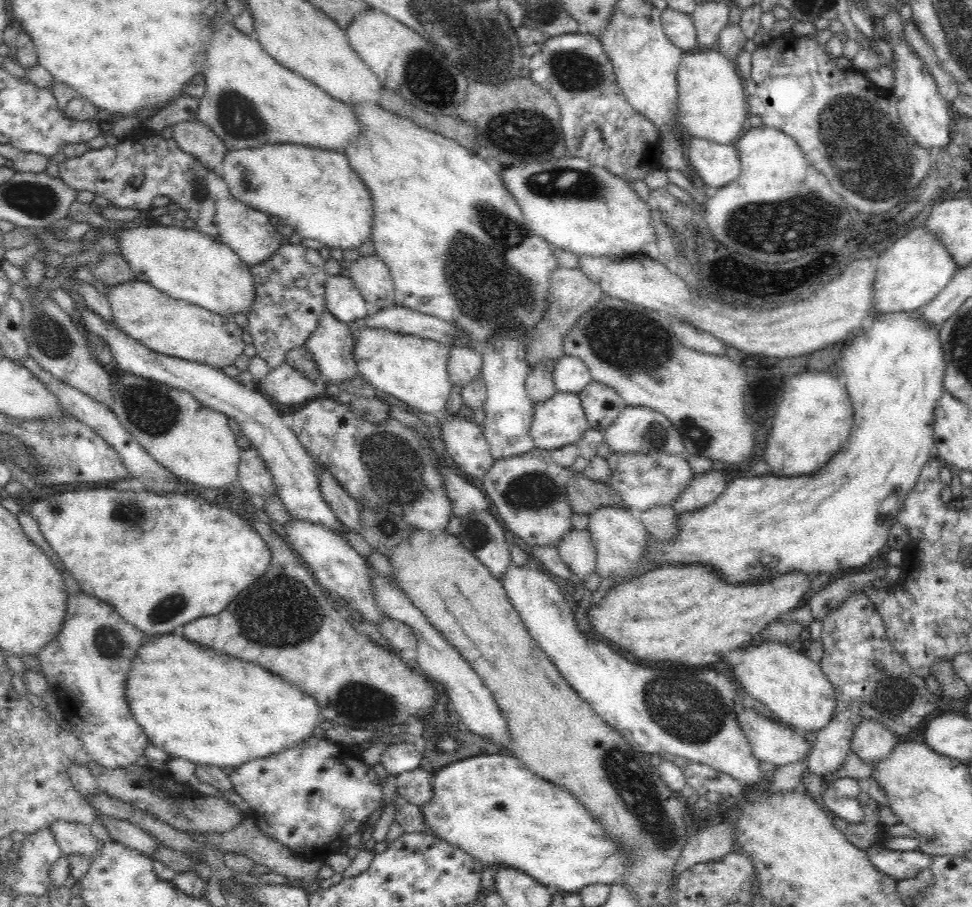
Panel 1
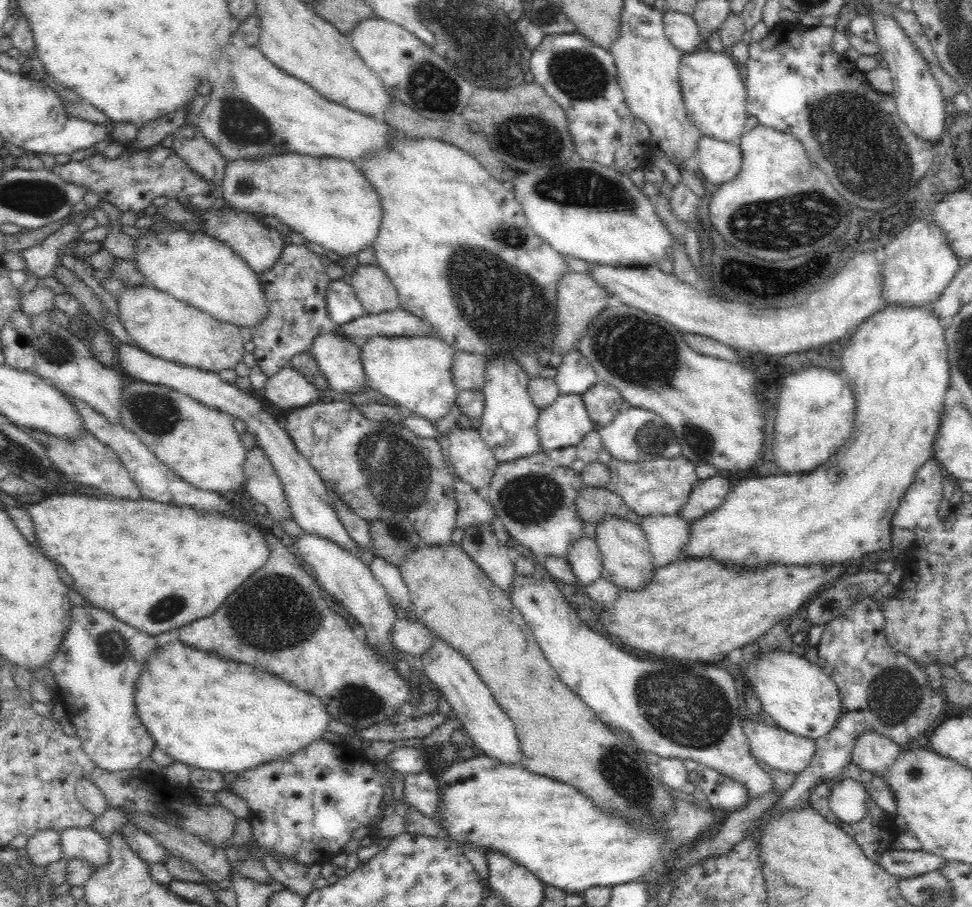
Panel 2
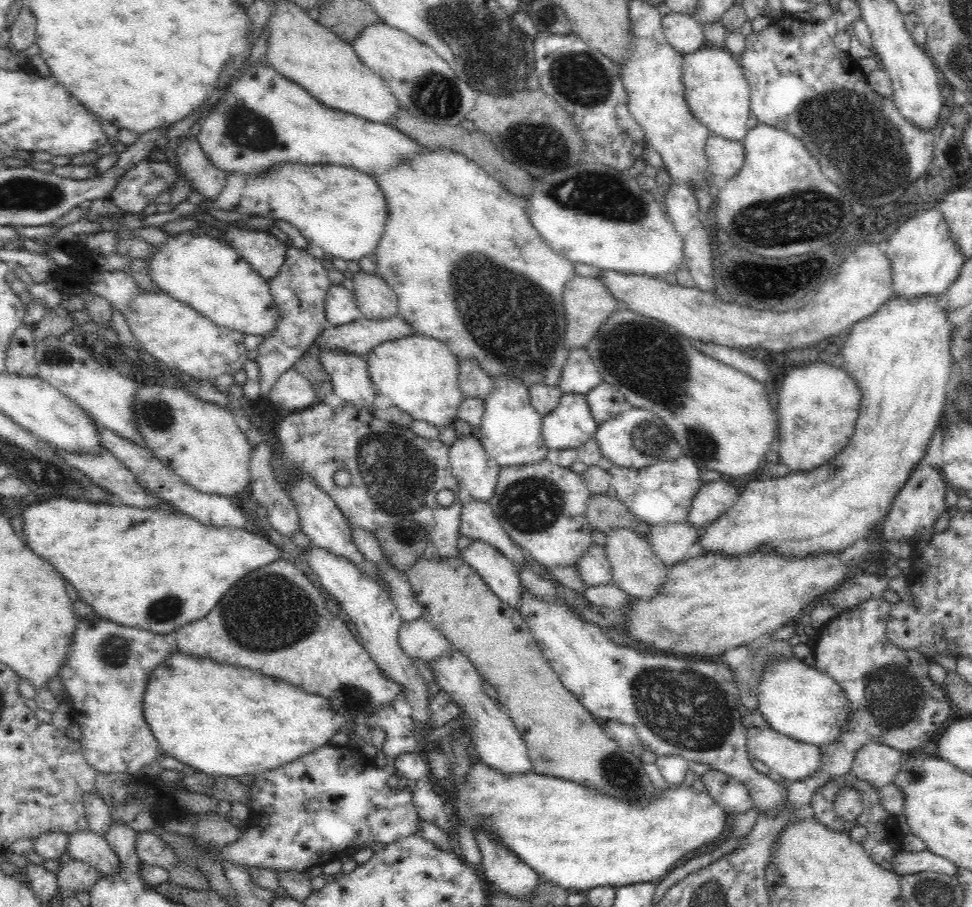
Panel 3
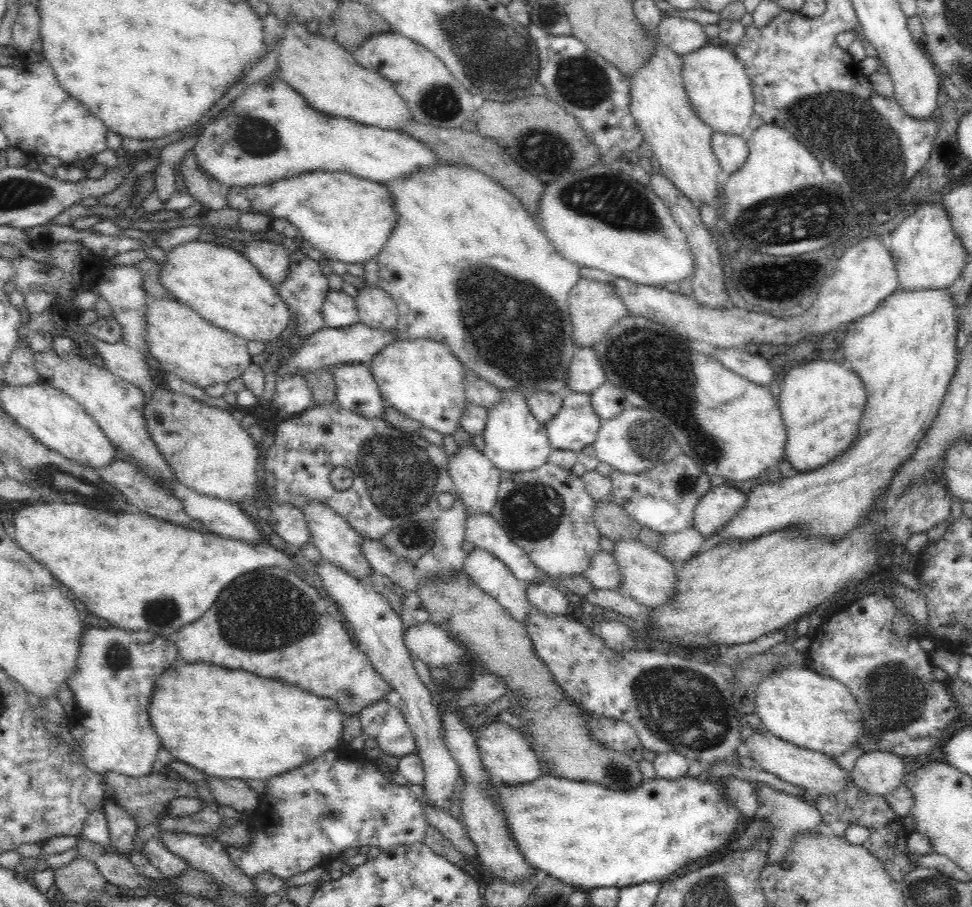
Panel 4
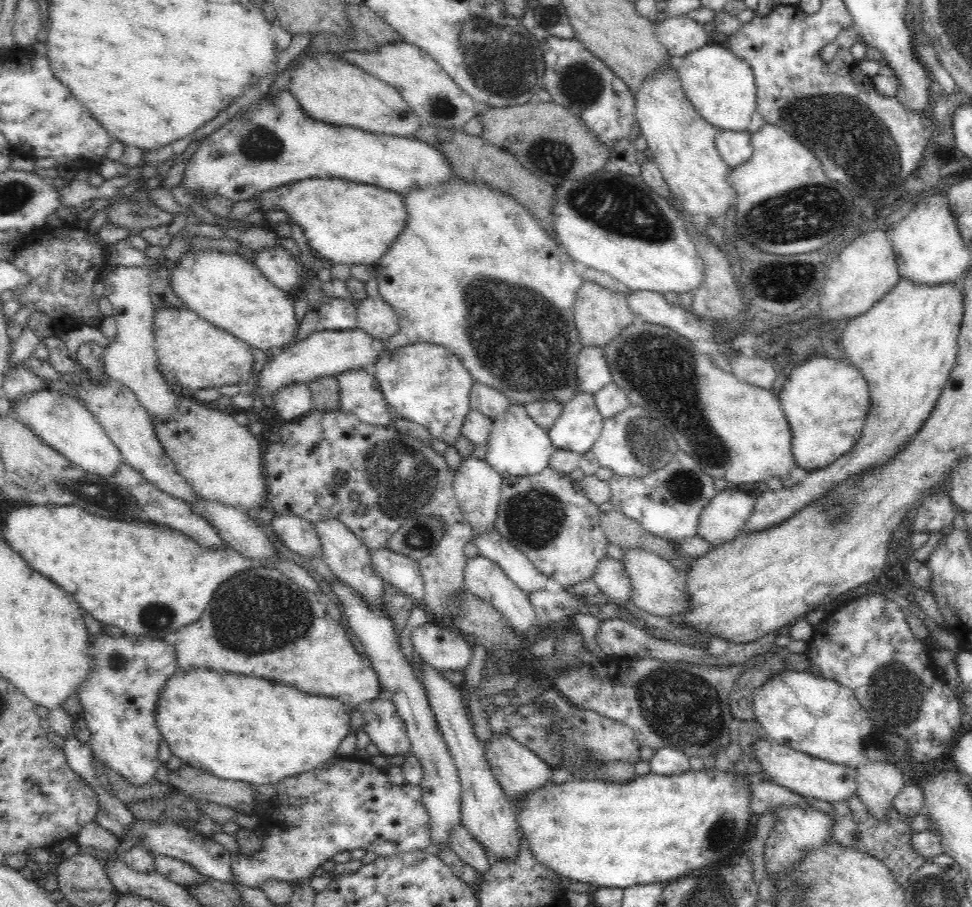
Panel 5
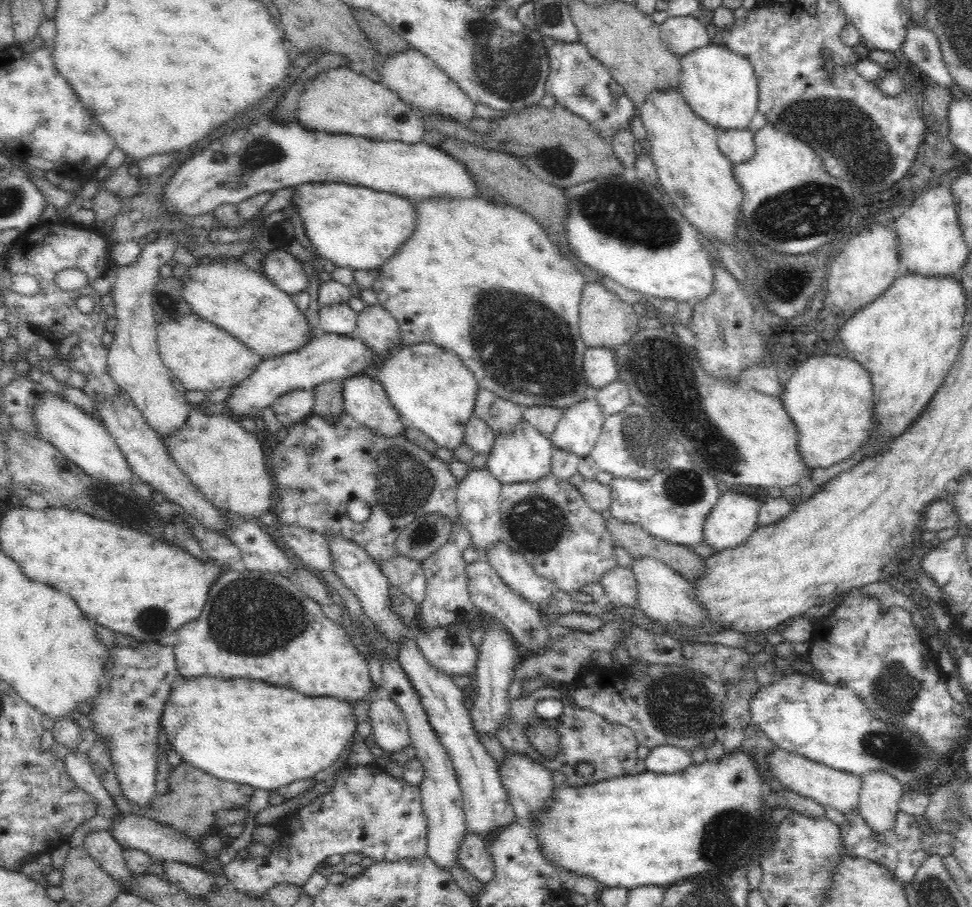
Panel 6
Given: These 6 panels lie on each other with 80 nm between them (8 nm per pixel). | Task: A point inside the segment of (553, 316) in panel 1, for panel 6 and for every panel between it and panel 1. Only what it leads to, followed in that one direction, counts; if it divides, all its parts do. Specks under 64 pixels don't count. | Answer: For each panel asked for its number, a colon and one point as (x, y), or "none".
2: (580, 299)
3: (588, 303)
4: (594, 307)
5: (601, 315)
6: (606, 320)

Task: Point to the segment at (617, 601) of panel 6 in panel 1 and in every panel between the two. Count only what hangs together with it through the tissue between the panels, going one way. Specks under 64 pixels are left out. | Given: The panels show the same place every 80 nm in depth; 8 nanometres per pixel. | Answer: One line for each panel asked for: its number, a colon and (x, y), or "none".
1: (577, 549)
2: (585, 557)
3: (594, 568)
4: (604, 572)
5: (611, 577)

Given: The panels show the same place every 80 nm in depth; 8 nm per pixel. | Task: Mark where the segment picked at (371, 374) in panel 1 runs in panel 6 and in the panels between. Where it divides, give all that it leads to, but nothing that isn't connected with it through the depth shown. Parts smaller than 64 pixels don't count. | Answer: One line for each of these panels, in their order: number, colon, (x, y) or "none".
2: (415, 372)
3: (419, 374)
4: (422, 379)
5: (422, 382)
6: (430, 387)

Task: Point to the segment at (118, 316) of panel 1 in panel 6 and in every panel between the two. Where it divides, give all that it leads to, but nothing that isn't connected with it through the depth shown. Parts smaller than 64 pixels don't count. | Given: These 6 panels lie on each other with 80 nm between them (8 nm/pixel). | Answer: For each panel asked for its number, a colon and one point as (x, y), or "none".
2: (163, 326)
3: (183, 340)
4: (181, 342)
5: (194, 352)
6: (199, 355)

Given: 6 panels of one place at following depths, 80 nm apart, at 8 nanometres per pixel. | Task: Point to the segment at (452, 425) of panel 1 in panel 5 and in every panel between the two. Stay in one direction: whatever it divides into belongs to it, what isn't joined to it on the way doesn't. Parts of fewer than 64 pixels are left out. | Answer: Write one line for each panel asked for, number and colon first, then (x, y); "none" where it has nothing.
2: (472, 462)
3: (475, 471)
4: (476, 481)
5: (477, 487)

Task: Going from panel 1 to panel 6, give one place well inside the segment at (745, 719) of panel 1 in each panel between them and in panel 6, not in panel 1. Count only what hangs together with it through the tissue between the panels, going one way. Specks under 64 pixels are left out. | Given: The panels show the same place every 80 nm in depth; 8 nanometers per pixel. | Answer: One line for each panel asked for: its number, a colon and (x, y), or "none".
2: (783, 751)
3: (787, 758)
4: (812, 771)
5: (811, 777)
6: (839, 790)

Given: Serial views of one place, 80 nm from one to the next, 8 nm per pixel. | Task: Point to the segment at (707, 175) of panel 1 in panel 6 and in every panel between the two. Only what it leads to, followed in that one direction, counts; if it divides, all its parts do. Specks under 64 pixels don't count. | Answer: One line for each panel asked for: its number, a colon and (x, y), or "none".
2: (720, 161)
3: (725, 157)
4: (732, 151)
5: (735, 148)
6: (738, 146)

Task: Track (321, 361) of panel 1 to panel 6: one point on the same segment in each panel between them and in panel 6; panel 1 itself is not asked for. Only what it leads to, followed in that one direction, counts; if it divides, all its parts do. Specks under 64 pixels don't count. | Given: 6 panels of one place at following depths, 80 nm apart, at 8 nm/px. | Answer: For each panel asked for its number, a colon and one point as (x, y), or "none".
2: (339, 359)
3: (350, 379)
4: (356, 389)
5: (359, 391)
6: (364, 398)

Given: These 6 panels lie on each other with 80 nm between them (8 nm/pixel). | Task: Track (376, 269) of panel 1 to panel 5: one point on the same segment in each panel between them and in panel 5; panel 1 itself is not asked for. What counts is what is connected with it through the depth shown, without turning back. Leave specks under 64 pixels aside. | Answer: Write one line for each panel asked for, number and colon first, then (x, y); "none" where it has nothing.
2: (376, 293)
3: (376, 300)
4: (376, 310)
5: (376, 318)

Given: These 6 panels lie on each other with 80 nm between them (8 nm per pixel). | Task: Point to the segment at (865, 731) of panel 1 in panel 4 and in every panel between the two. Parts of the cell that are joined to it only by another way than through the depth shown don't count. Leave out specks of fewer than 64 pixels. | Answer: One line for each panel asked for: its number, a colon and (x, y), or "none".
2: (875, 754)
3: (875, 763)
4: (878, 772)

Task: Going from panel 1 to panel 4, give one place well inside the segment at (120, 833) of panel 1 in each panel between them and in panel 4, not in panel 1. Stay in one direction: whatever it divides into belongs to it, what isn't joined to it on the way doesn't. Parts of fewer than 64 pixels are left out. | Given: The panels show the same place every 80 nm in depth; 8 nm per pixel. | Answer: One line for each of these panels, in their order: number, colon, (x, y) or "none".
2: (143, 844)
3: (152, 850)
4: (171, 865)

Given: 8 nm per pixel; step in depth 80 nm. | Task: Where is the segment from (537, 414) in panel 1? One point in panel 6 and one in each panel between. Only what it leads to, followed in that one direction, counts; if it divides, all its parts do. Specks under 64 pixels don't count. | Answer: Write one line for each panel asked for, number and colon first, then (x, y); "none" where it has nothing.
2: (566, 422)
3: (569, 425)
4: (575, 426)
5: (577, 428)
6: (577, 431)

